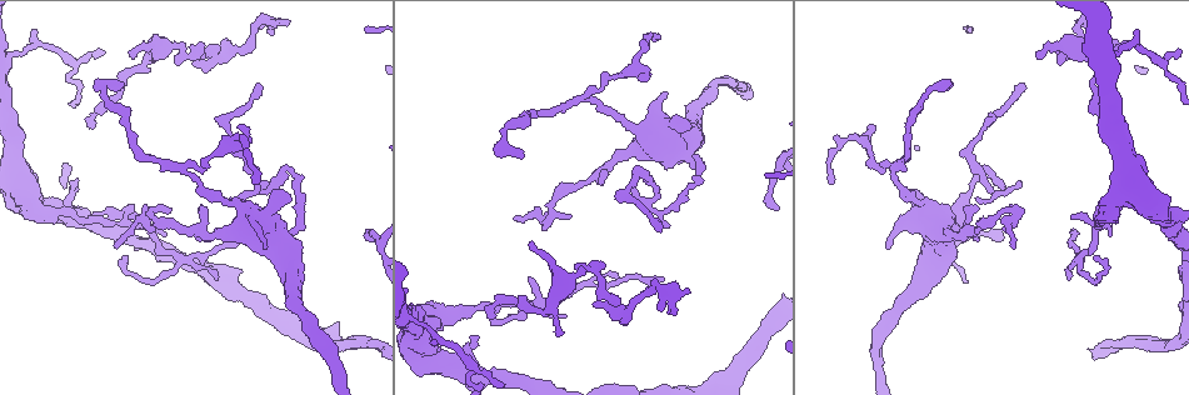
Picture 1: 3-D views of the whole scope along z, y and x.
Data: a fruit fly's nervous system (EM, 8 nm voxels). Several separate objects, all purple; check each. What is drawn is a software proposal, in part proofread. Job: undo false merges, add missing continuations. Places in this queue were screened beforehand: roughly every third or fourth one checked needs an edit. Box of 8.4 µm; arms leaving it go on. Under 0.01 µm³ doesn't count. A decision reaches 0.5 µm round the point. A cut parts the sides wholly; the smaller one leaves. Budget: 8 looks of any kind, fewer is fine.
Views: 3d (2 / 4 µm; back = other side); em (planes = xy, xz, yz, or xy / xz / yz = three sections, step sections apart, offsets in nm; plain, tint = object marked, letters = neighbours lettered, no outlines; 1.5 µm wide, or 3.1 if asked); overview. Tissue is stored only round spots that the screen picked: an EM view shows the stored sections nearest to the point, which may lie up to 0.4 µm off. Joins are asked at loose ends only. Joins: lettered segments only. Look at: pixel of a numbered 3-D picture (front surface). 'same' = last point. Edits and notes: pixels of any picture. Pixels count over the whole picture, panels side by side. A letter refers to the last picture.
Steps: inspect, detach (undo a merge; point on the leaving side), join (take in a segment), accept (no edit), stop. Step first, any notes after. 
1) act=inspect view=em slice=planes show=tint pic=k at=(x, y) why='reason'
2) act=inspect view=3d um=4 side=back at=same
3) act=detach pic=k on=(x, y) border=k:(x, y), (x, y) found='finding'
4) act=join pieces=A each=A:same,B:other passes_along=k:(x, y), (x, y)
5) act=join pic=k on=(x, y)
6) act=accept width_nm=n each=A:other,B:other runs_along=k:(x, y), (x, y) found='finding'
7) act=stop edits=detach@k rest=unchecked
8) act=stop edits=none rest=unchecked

act=inspect view=3d um=4 pic=1 at=(984, 166)

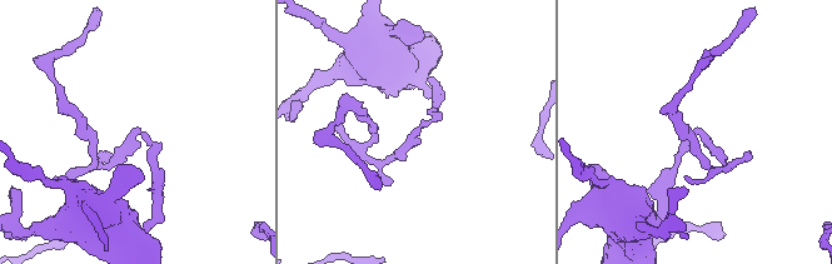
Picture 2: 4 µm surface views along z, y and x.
act=inspect view=em slice=planes show=tint pic=2 at=(140, 131) why='now the EM'

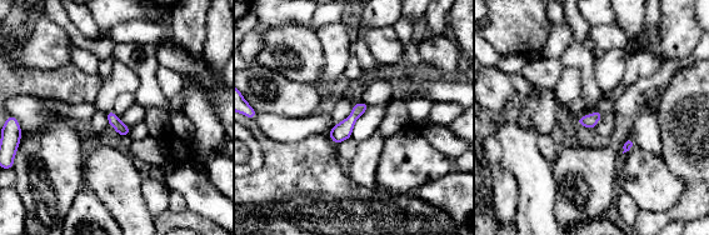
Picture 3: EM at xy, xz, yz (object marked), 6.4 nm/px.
act=inspect view=em slice=planes show=letters at=same

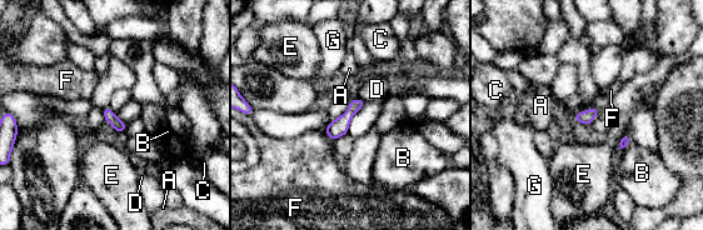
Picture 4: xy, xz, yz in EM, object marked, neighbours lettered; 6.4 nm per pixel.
act=accept width_nm=80 each=A:other,B:other,C:other,D:other,E:other,F:other,G:other border=4:(324, 130), (333, 140) found='continuous, no second neuron'

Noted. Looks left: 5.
act=inspect view=3d um=4 pic=1 at=(623, 307) why='sharp bend'

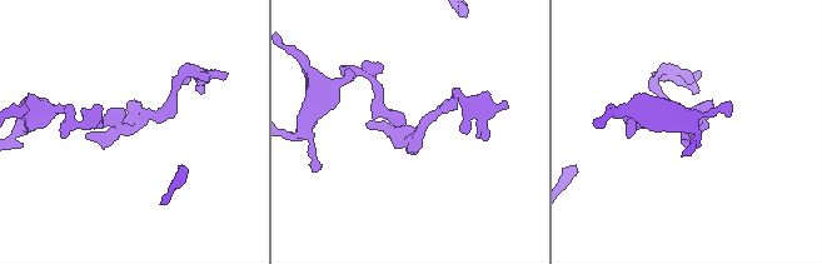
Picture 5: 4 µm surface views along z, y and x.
act=inspect view=em slice=xy step=4 show=tint pic=5 at=(410, 132) arm_widths_nm=160,170 why='now the EM'

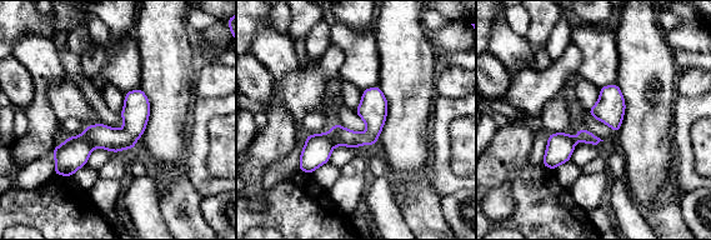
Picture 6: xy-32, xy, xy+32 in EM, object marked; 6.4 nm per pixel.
act=inspect view=em slice=planes show=letters at=same

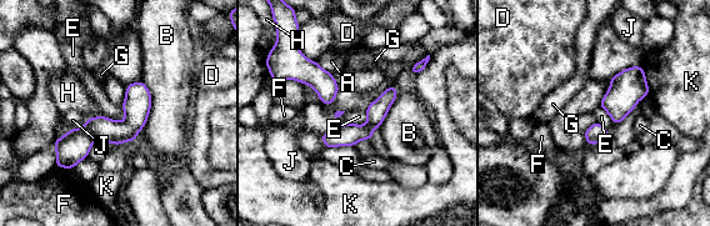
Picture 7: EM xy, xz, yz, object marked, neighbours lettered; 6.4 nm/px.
act=accept each=A:other,B:other,C:other,D:other,E:other,F:other,G:other,H:other,J:other,K:other border=7:(365, 110), (365, 124), (344, 124) found='one neuron here'

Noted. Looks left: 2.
act=inspect view=em slice=planes show=tint pic=1 at=(1118, 52) why='thick turns thin'

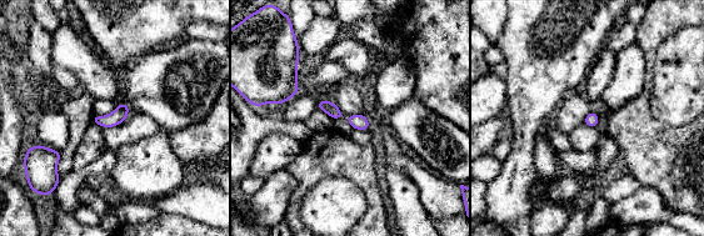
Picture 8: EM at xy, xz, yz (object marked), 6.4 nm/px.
act=inspect view=em slice=planes show=letters at=same

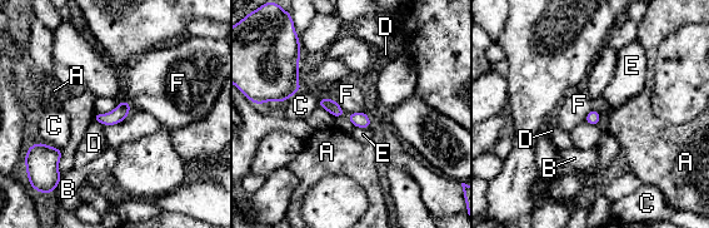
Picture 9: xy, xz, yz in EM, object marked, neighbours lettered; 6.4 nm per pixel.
act=accept width_nm=90 each=A:other,B:other,C:other,D:other,E:other,F:other found='one neuron here'

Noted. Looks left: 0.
act=stop edits=none rest=unchecked

